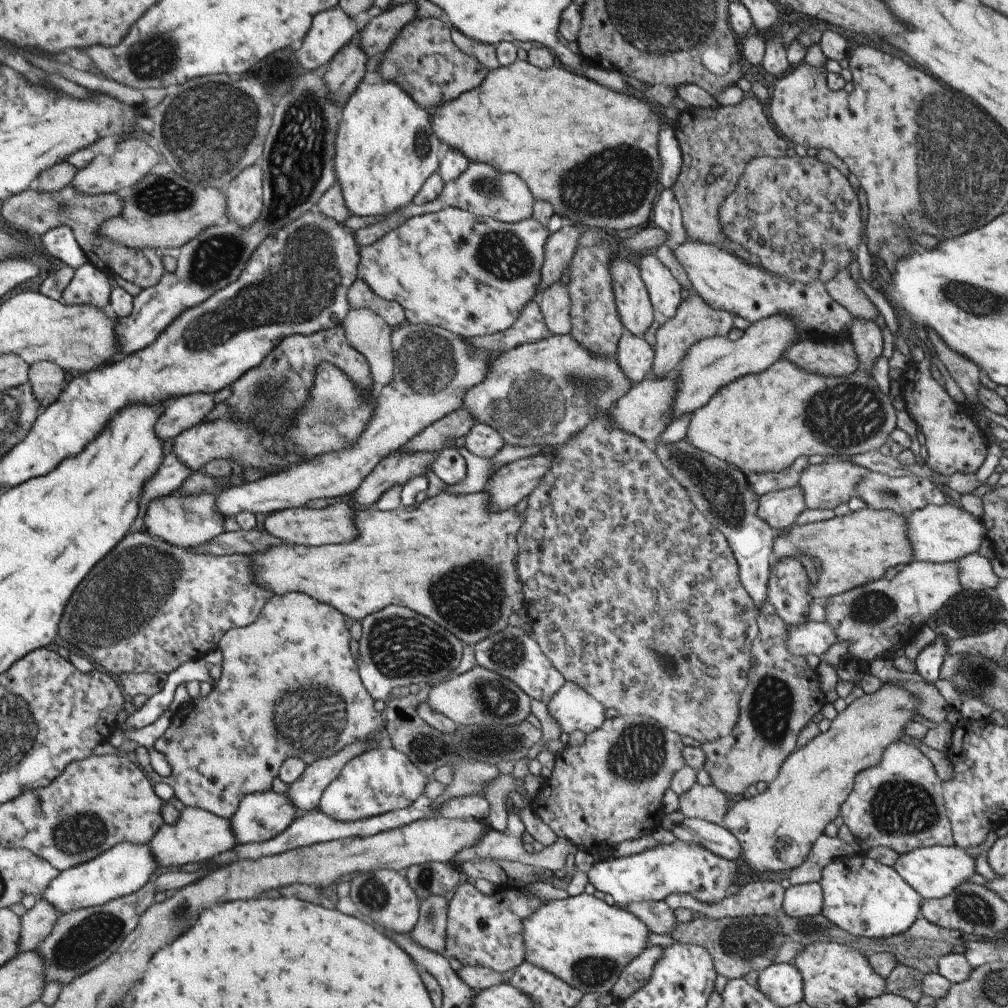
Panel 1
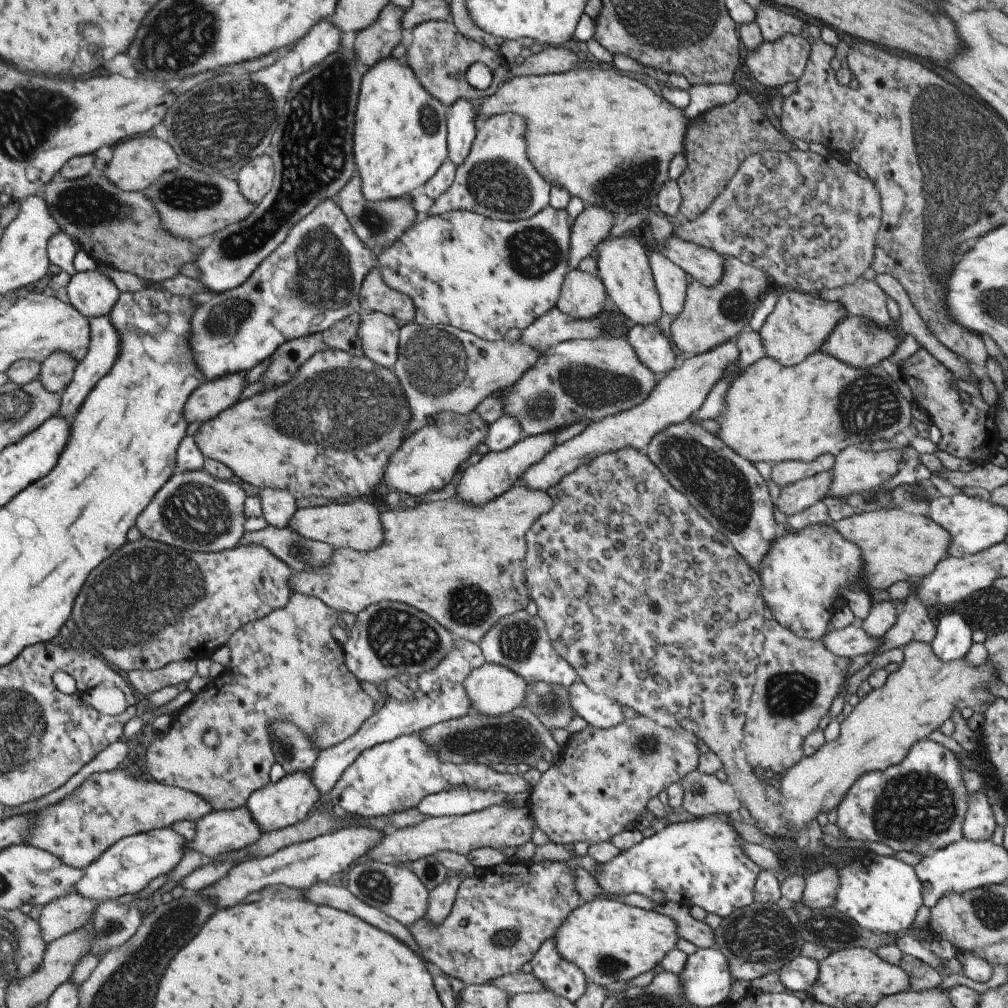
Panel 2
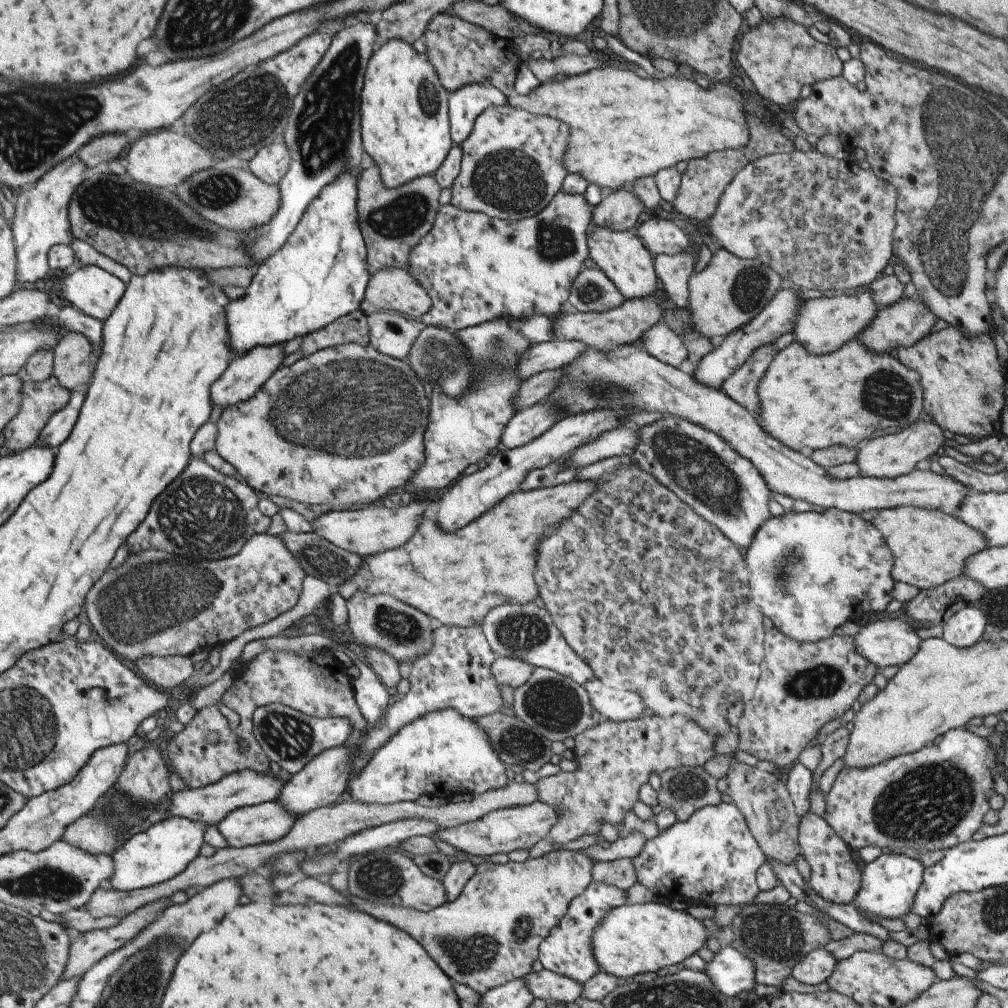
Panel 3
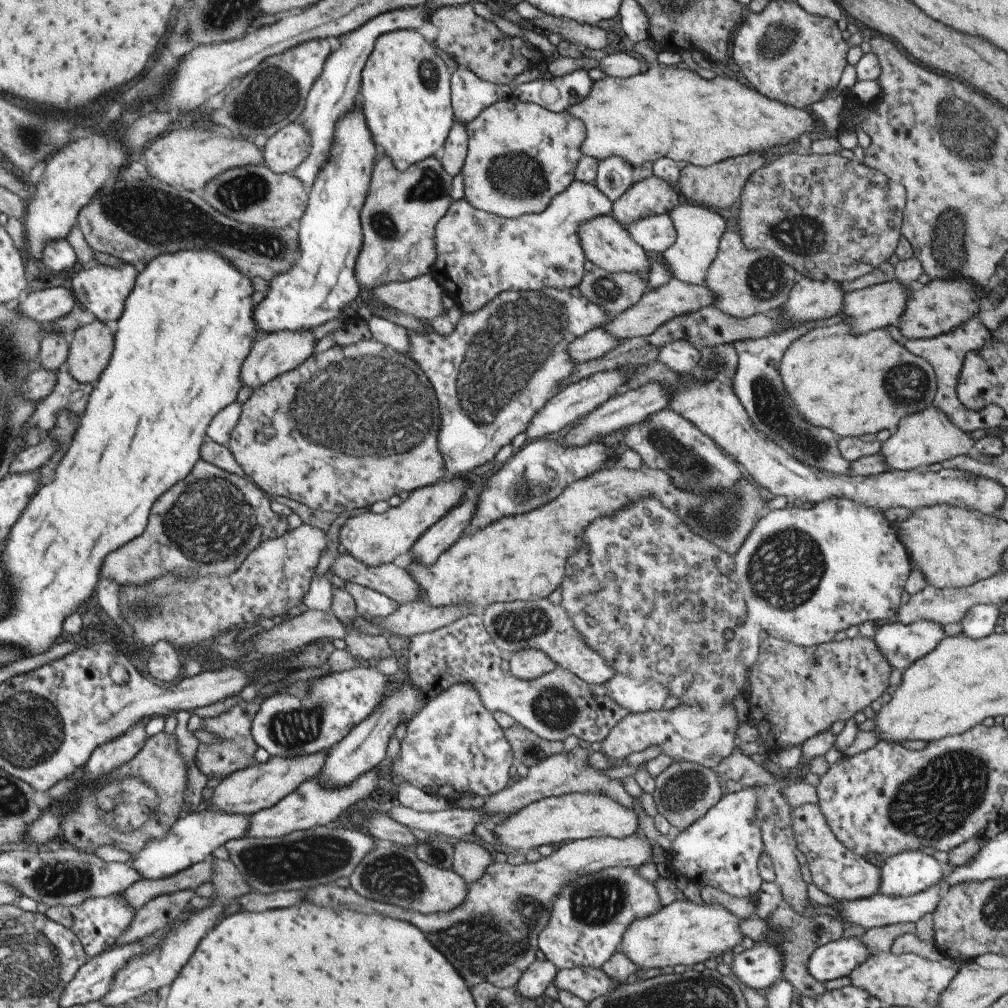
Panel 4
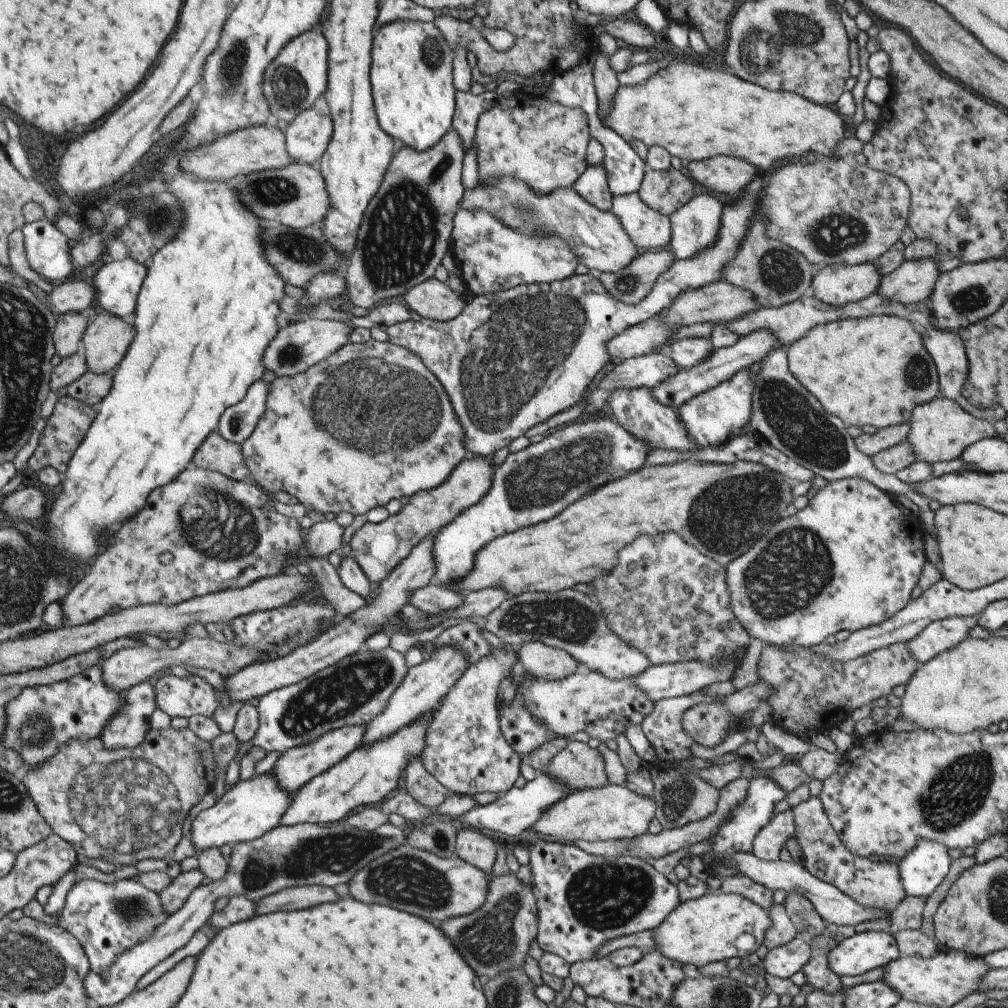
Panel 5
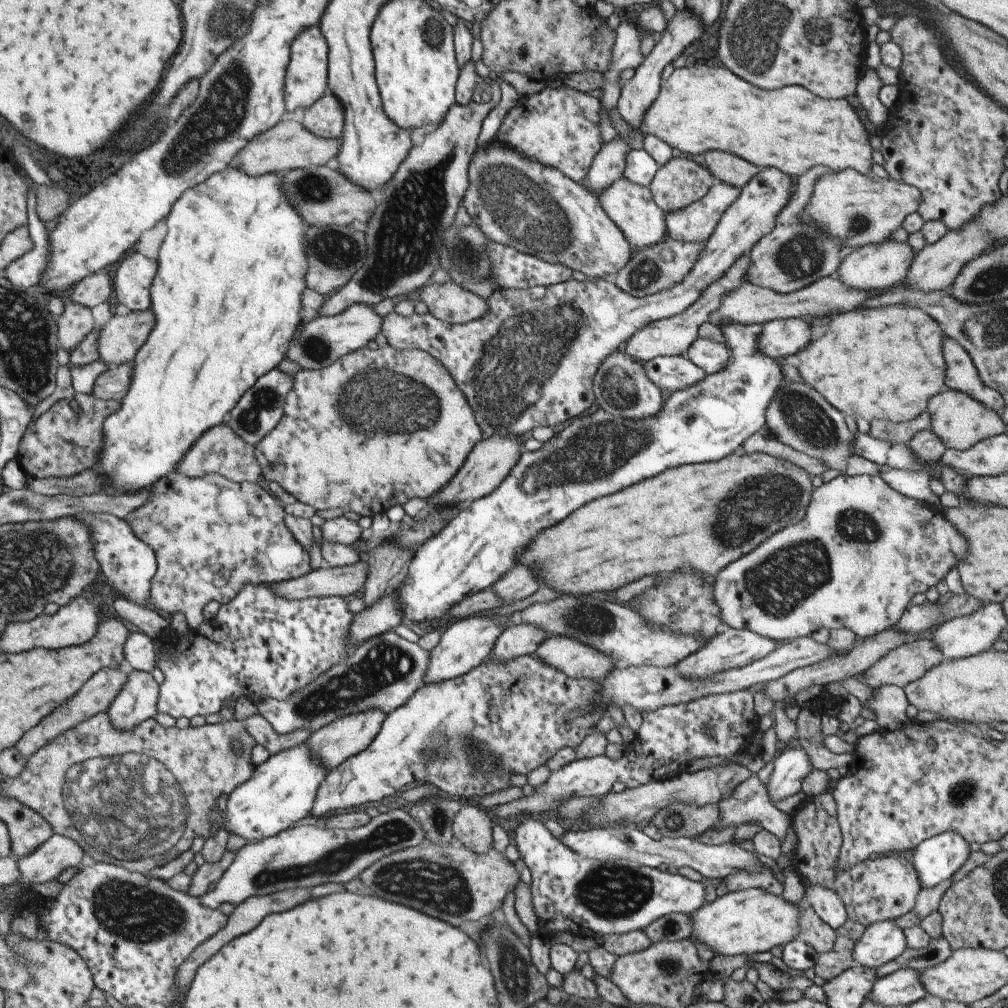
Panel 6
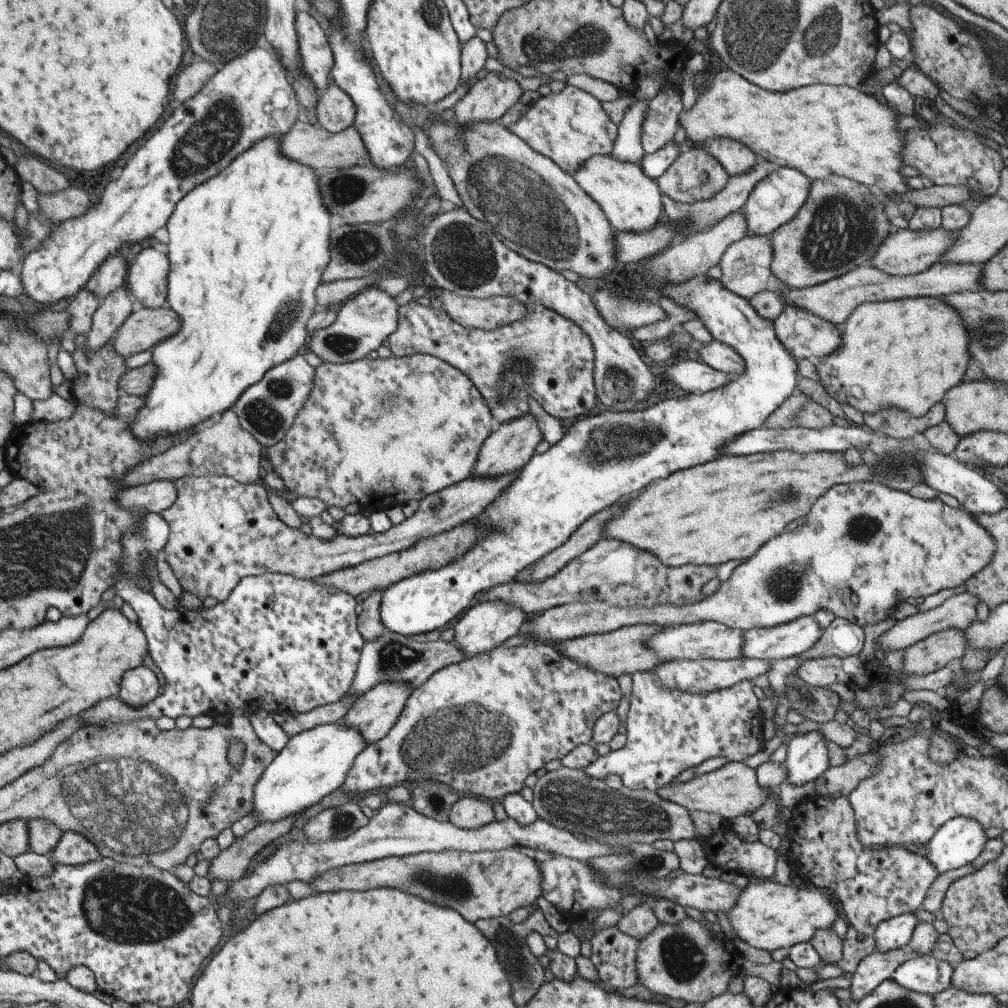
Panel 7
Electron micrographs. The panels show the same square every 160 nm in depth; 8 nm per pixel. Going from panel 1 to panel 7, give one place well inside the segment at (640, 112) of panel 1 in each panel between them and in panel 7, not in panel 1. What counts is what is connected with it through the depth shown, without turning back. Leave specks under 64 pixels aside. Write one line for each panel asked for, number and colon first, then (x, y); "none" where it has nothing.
2: (606, 138)
3: (623, 127)
4: (670, 112)
5: (695, 113)
6: (699, 109)
7: (819, 130)

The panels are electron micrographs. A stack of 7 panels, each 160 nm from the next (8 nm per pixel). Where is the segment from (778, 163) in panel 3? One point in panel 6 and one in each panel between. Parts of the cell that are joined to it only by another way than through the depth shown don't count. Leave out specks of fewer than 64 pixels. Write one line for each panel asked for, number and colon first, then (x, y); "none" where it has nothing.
4: (829, 218)
5: (834, 210)
6: (859, 210)

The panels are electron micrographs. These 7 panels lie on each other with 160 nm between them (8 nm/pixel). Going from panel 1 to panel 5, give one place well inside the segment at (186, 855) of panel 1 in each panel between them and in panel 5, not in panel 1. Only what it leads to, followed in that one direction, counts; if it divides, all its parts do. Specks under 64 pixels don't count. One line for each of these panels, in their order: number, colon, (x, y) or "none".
2: (219, 832)
3: (250, 825)
4: (310, 804)
5: (370, 772)

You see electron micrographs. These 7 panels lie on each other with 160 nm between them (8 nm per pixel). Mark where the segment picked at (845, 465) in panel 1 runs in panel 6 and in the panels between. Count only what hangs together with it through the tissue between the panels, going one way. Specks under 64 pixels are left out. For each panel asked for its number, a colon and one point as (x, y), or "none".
2: (854, 470)
3: (892, 455)
4: (926, 437)
5: (939, 430)
6: (958, 420)

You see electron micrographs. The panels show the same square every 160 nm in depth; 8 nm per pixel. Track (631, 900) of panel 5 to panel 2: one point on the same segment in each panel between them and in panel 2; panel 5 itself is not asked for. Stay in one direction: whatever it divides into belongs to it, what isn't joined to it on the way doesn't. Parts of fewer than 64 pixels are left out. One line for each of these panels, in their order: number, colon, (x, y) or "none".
2: (561, 977)
3: (567, 949)
4: (589, 917)

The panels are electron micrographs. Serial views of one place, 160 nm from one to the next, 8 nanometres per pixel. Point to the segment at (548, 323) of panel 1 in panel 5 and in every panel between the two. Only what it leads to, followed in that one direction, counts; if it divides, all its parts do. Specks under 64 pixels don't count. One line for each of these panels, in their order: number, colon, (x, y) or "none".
2: (582, 296)
3: (591, 291)
4: (613, 292)
5: (630, 284)

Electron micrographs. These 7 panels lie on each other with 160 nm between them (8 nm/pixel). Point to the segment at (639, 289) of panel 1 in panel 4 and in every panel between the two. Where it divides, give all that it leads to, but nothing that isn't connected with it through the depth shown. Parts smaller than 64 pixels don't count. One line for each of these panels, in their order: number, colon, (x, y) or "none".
2: (622, 266)
3: (620, 256)
4: (606, 244)

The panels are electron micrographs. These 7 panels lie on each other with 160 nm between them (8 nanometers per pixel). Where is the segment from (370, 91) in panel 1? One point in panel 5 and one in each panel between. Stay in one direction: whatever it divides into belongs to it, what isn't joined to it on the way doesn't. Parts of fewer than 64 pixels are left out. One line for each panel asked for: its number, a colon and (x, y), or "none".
2: (399, 140)
3: (404, 129)
4: (404, 95)
5: (410, 75)

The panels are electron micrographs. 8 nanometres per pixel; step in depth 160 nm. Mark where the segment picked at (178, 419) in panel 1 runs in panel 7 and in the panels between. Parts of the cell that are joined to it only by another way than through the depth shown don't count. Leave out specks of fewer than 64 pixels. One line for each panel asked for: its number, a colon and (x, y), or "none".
2: (214, 396)
3: (245, 374)
4: (278, 352)
5: (303, 343)
6: (318, 343)
7: (362, 323)

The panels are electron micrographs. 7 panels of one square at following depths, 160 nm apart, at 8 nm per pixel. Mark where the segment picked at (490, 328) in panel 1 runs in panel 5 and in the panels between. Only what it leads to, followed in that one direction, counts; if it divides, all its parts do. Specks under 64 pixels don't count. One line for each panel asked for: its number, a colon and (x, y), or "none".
2: (484, 276)
3: (475, 269)
4: (477, 255)
5: (492, 257)

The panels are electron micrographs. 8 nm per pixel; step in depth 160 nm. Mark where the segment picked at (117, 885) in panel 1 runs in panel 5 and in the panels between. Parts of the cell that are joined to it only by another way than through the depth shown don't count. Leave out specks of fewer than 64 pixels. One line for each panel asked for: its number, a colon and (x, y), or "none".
2: (127, 867)
3: (162, 851)
4: (192, 837)
5: (252, 807)

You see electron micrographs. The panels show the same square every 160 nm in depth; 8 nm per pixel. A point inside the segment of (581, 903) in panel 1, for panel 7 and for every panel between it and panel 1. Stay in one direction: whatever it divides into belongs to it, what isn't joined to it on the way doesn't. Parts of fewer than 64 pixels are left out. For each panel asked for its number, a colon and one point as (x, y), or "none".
2: (609, 942)
3: (631, 939)
4: (682, 933)
5: (717, 926)
6: (748, 921)
7: (768, 915)

